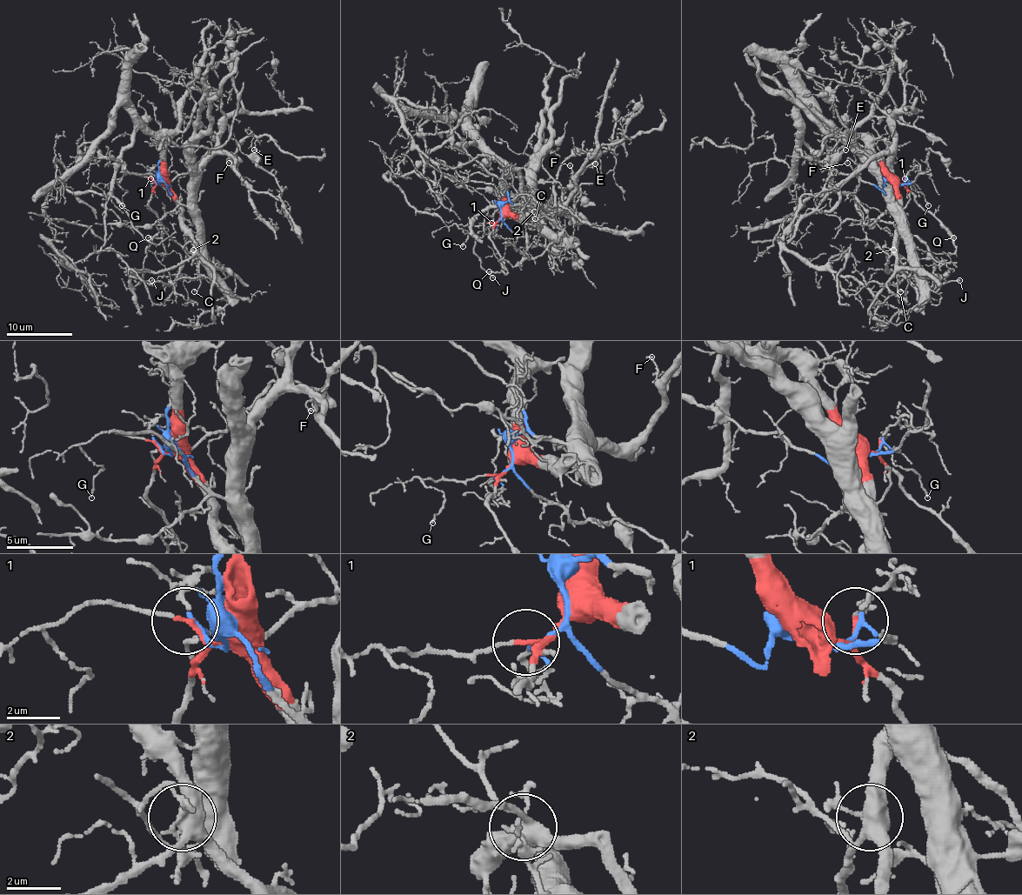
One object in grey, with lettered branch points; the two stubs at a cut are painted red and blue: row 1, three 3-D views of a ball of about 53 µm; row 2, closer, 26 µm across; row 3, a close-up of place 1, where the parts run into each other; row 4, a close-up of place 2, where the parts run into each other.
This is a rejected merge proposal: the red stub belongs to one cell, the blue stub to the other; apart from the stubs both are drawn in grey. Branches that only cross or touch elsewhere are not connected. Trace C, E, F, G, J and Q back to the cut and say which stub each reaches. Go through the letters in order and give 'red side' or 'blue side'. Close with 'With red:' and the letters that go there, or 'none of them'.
C: blue side
E: blue side
F: blue side
G: red side
J: red side
Q: red side
With red: G, J, Q

